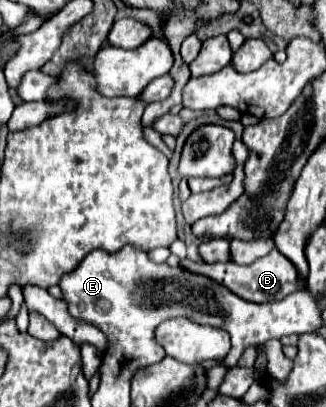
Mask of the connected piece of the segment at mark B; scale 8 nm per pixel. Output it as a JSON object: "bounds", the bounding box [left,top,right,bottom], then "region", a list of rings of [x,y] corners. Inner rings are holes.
{"bounds":[182,250,302,302],"region":[[[272,250],[268,256],[256,260],[254,264],[248,264],[248,266],[238,266],[238,264],[230,264],[230,262],[226,262],[226,264],[220,264],[220,262],[218,264],[198,264],[188,258],[182,260],[182,266],[194,274],[202,274],[202,276],[208,276],[208,278],[224,284],[236,296],[240,296],[248,302],[278,302],[278,300],[286,298],[290,292],[298,290],[298,286],[302,286],[298,280],[296,268],[278,250]]]}

